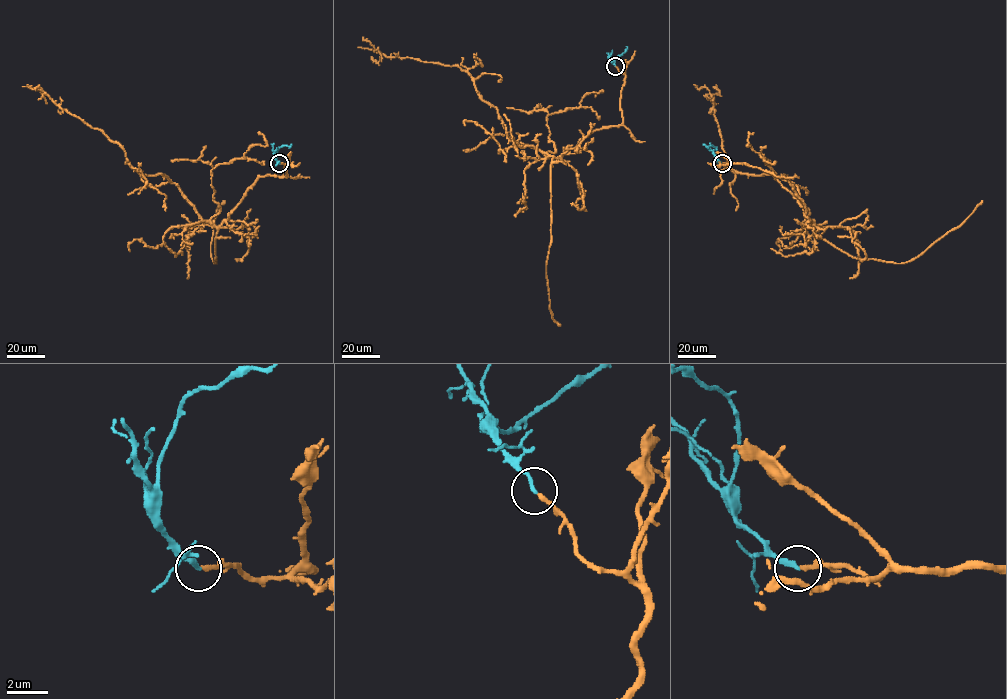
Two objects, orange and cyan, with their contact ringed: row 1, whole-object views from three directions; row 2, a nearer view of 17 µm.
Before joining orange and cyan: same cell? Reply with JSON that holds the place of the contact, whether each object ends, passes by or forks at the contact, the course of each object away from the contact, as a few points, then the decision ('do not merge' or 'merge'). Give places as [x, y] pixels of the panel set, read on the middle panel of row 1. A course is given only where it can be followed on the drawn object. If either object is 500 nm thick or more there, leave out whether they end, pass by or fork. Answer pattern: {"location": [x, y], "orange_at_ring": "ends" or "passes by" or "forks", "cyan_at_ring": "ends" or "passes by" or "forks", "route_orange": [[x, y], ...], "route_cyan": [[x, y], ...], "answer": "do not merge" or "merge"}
{"location": [615, 66], "orange_at_ring": "ends", "cyan_at_ring": "ends", "route_orange": [[615, 66], [625, 75], [622, 123], [554, 157], [507, 134], [466, 71], [386, 57], [363, 37]], "route_cyan": [[615, 66], [611, 60], [620, 55], [627, 46]], "answer": "merge"}

